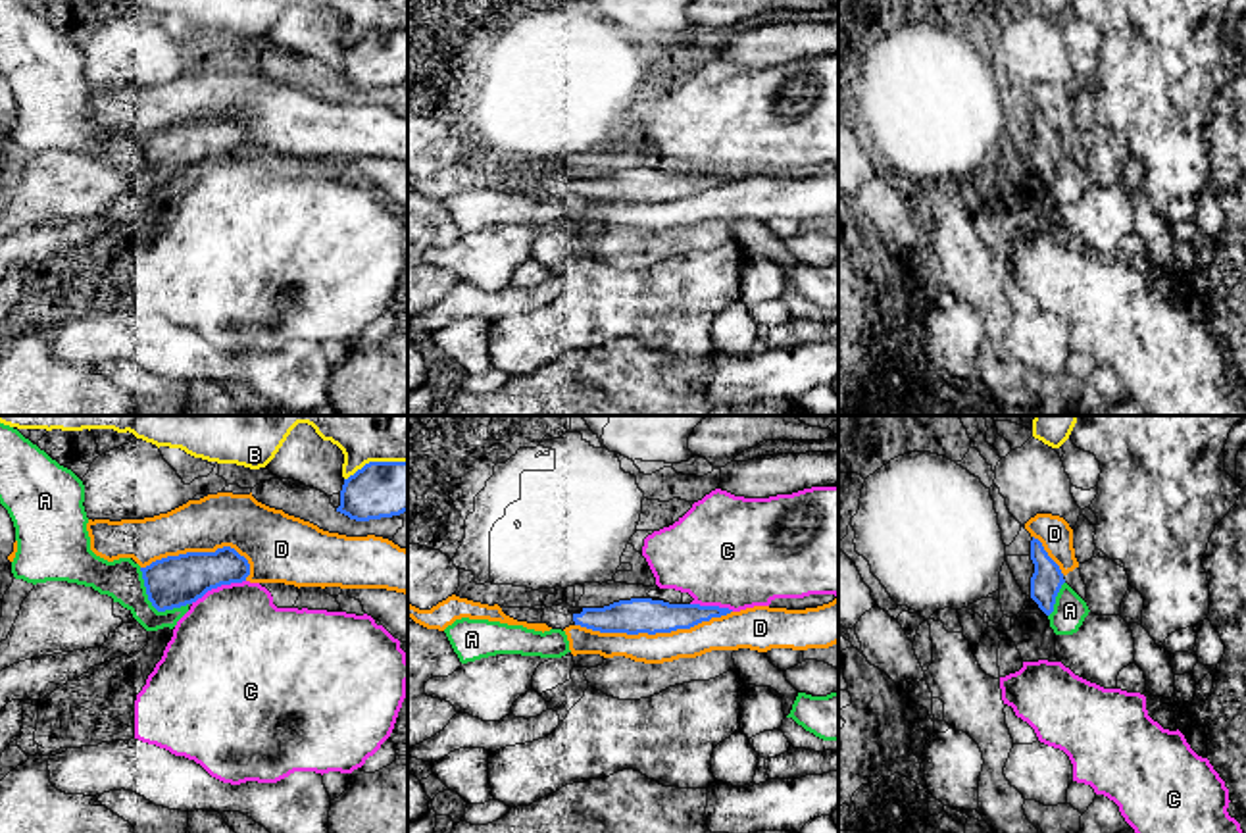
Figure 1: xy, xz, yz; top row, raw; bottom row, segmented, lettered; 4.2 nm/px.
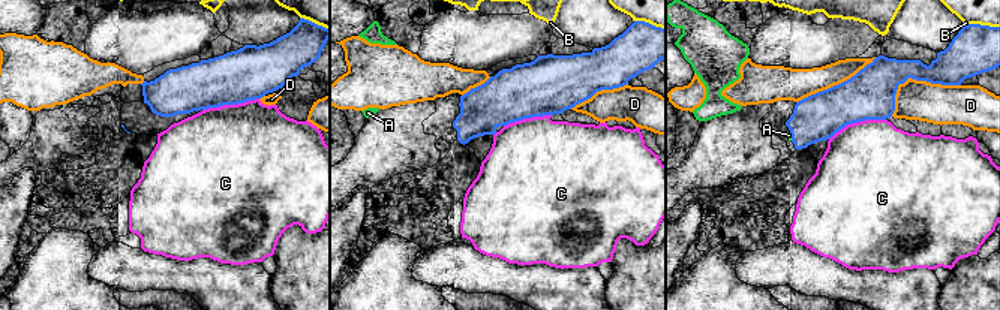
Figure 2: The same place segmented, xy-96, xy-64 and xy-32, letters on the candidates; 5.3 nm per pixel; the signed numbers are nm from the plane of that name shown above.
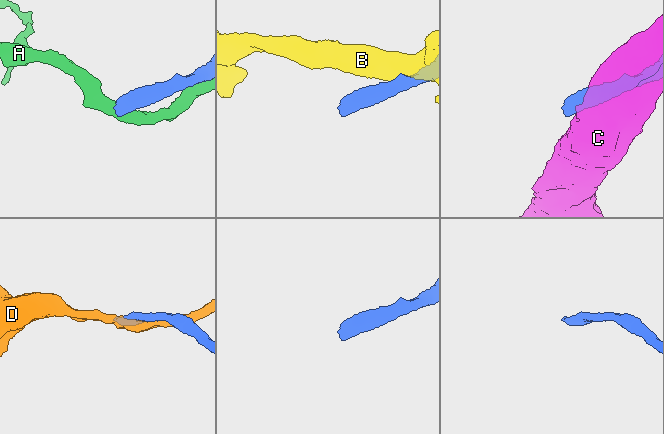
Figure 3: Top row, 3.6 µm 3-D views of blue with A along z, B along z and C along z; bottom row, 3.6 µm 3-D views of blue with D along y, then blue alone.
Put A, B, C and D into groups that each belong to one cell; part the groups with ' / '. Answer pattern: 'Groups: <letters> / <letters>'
Groups: A / B / C / D

